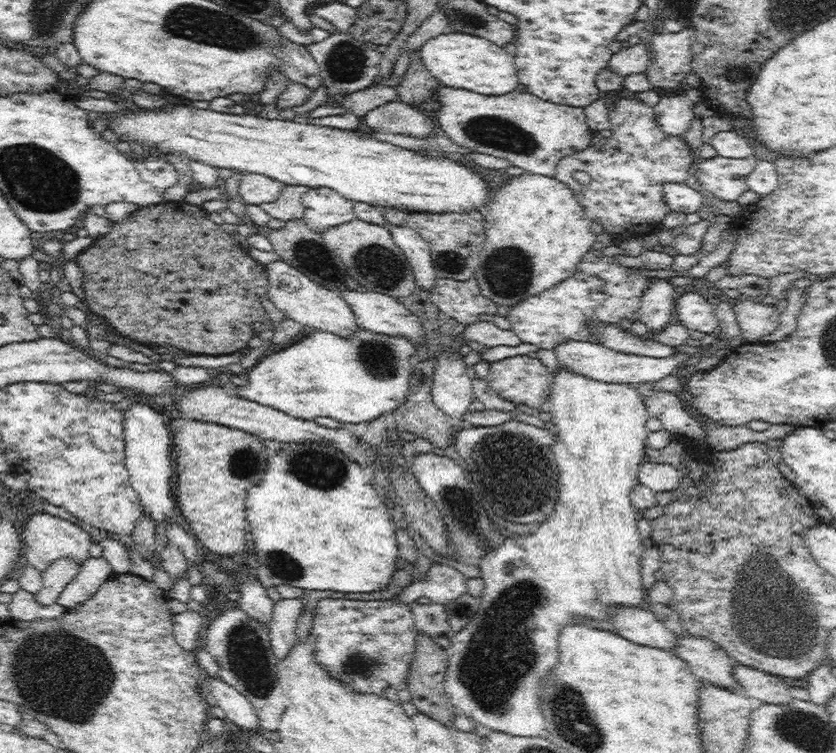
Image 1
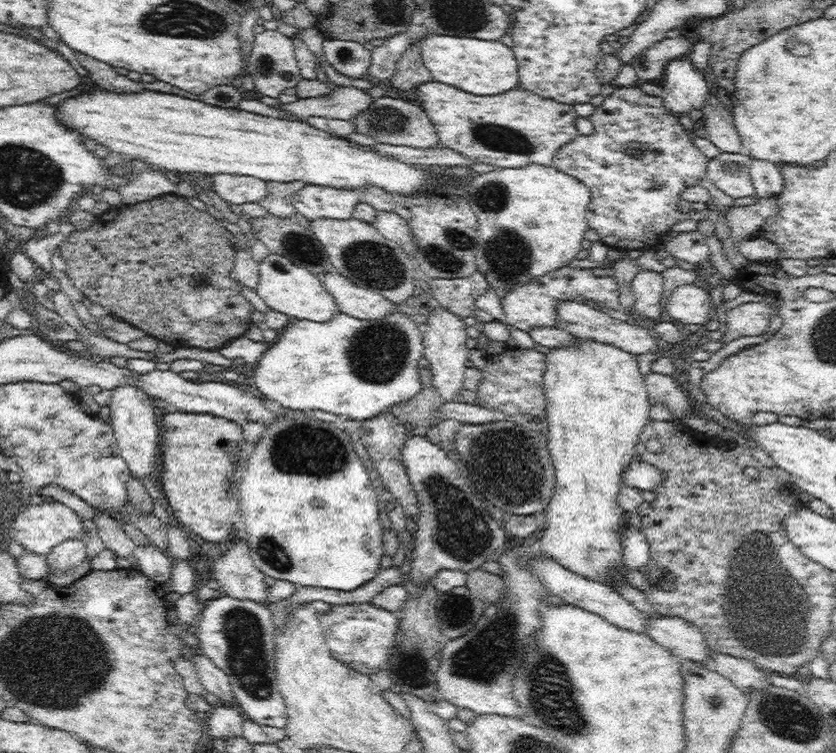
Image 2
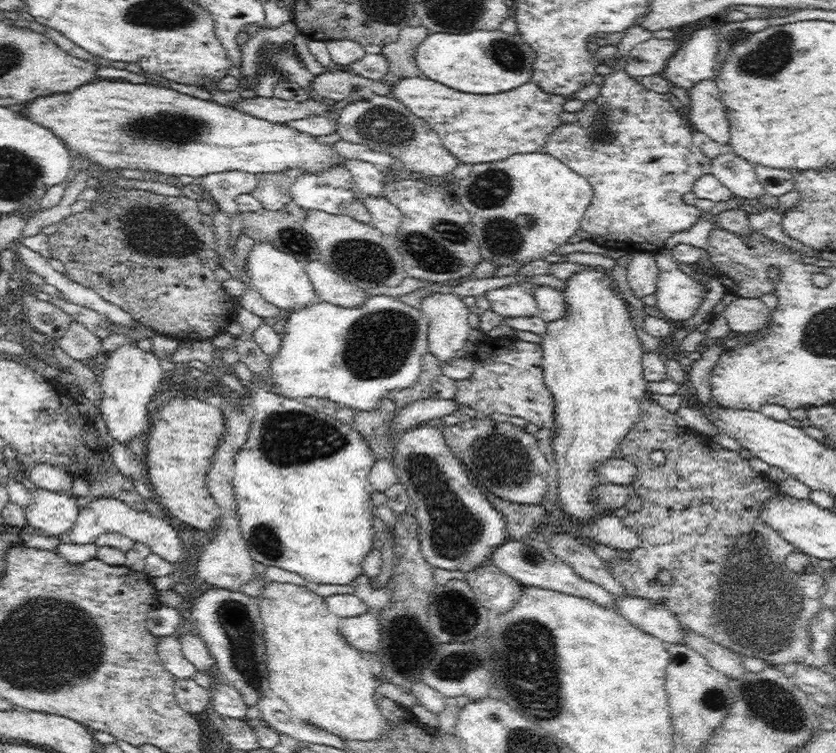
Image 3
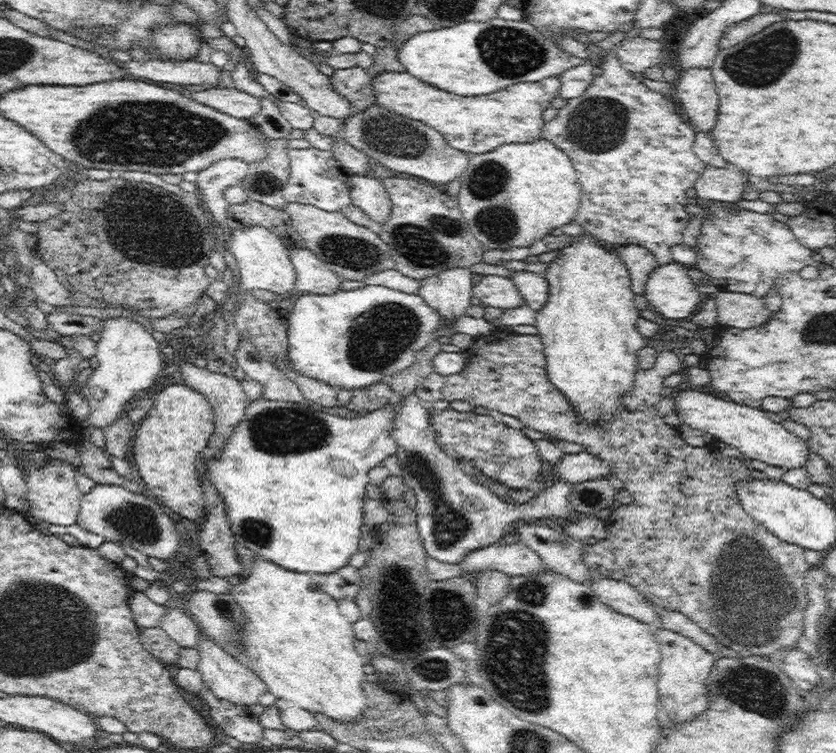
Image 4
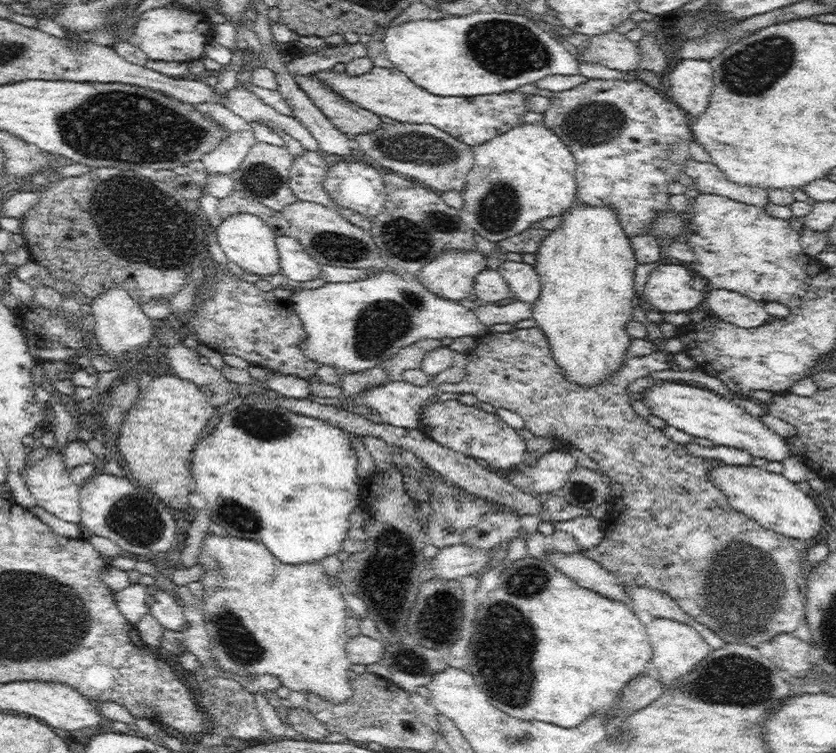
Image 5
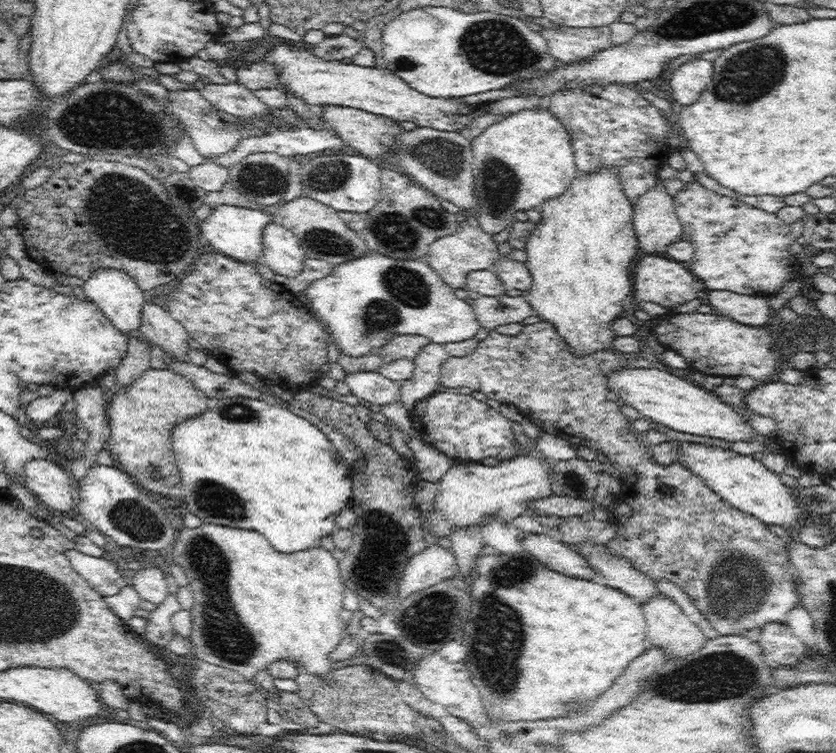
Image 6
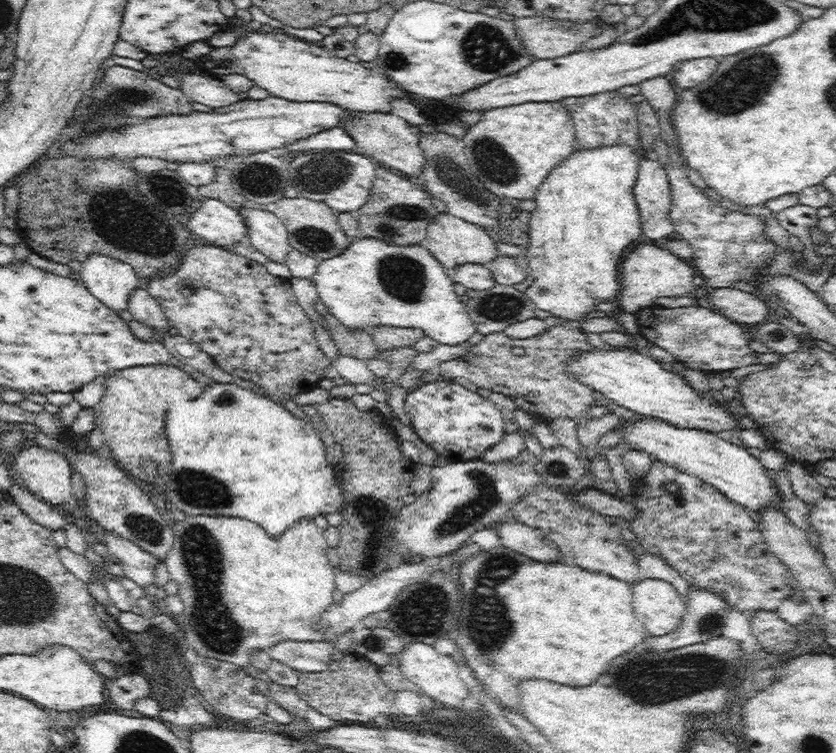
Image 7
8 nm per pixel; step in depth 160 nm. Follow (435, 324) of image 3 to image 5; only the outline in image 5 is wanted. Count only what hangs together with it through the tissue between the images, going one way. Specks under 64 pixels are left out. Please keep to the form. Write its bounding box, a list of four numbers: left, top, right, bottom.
[418,248,487,302]

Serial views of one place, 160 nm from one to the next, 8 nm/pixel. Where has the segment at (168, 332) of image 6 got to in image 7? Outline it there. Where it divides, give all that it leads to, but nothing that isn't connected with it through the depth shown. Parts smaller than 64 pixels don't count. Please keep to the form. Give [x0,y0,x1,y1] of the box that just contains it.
[127,287,171,331]

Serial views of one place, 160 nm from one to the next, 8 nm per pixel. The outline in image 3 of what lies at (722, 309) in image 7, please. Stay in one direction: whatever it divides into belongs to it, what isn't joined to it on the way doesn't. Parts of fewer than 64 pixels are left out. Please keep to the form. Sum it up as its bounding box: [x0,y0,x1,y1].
[723,297,773,334]

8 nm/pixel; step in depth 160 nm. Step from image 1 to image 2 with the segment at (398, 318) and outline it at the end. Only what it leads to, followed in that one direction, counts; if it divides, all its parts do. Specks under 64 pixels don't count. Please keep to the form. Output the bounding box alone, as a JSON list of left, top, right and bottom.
[320,271,396,320]

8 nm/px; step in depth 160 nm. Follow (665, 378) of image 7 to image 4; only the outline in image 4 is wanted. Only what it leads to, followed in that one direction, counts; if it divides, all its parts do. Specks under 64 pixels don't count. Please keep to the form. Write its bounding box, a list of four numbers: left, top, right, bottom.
[673,389,812,470]

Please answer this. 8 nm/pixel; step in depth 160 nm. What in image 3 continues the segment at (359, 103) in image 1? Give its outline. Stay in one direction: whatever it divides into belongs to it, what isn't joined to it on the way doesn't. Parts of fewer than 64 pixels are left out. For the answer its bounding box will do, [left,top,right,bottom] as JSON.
[233,95,333,124]

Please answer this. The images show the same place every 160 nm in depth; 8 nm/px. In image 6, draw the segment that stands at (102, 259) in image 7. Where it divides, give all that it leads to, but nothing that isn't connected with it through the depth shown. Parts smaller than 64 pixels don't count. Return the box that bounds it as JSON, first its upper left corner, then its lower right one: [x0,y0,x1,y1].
[83,270,146,333]

